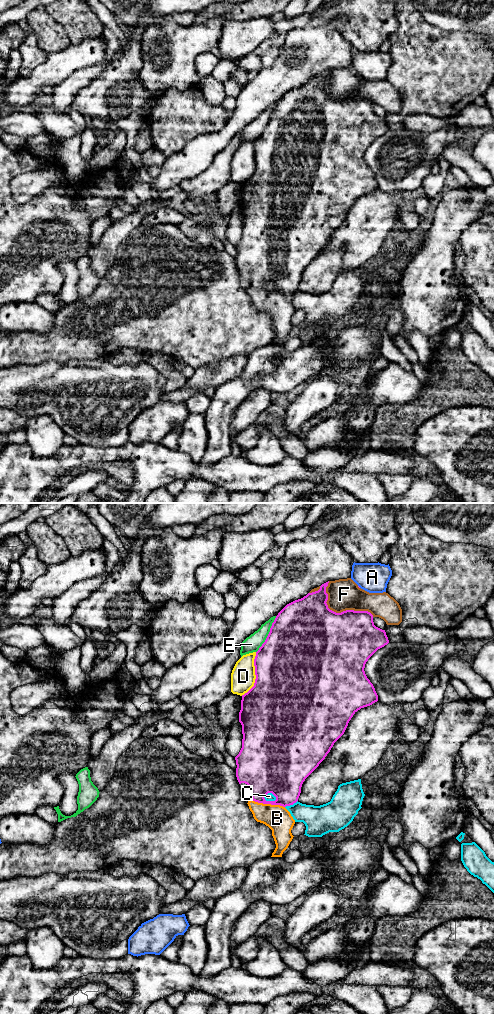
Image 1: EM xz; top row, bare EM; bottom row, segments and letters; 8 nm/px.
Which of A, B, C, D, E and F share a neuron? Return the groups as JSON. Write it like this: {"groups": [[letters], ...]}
{"groups": [["A"], ["B"], ["C"], ["D"], ["E"], ["F"]]}

